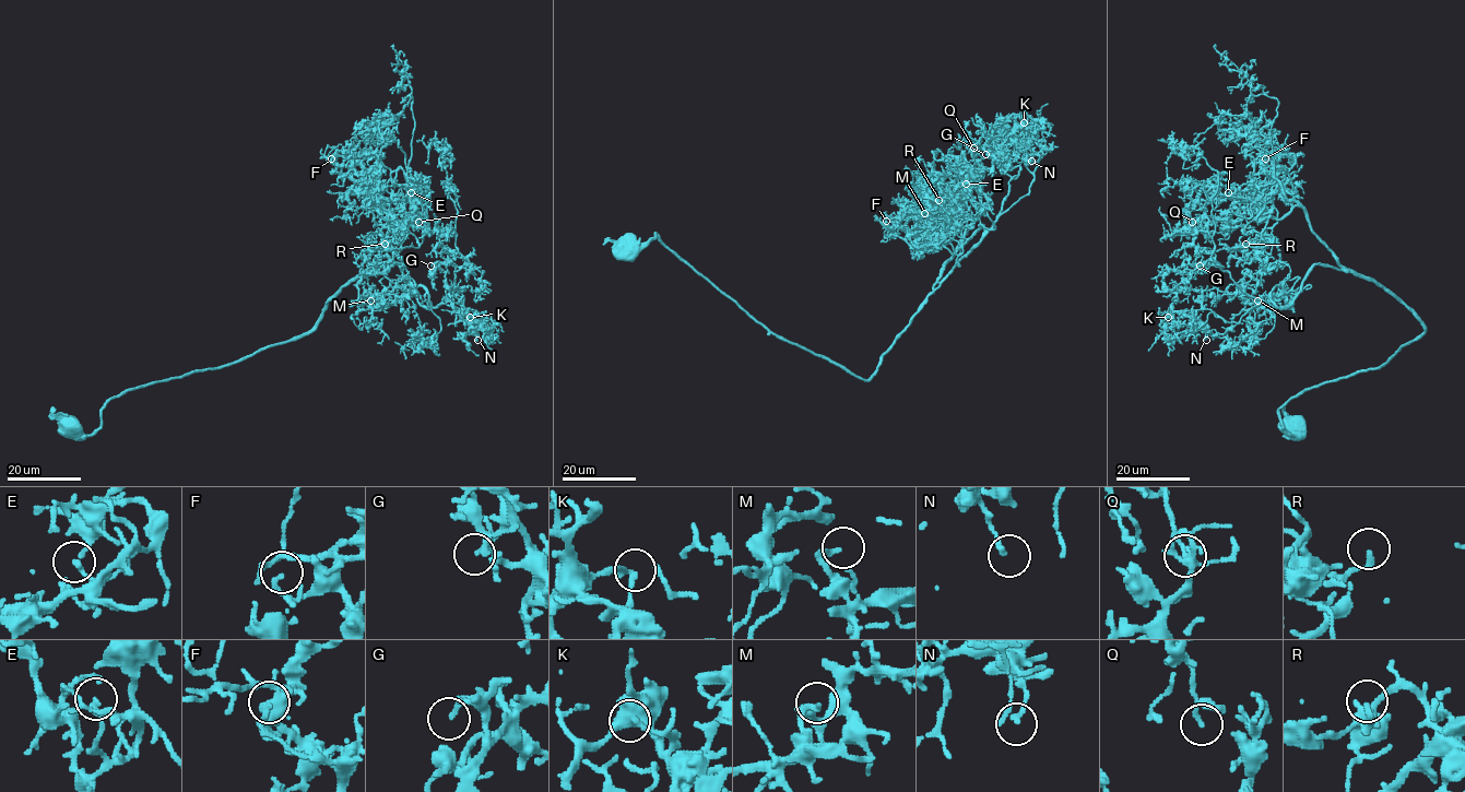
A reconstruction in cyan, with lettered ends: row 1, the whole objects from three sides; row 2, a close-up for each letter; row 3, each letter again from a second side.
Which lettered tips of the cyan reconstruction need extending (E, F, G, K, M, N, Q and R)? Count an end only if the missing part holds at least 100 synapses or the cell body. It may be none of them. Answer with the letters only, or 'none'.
none

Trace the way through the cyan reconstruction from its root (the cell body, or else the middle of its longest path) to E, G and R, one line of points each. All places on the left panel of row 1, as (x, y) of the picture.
E: (70, 428), (91, 435), (126, 390), (308, 332), (378, 259), (399, 207), (425, 220), (411, 192)
G: (70, 428), (91, 435), (126, 390), (294, 340), (366, 271), (397, 264), (436, 307), (459, 268), (430, 266)
R: (70, 428), (305, 333), (392, 213), (418, 220), (418, 245), (385, 244)

